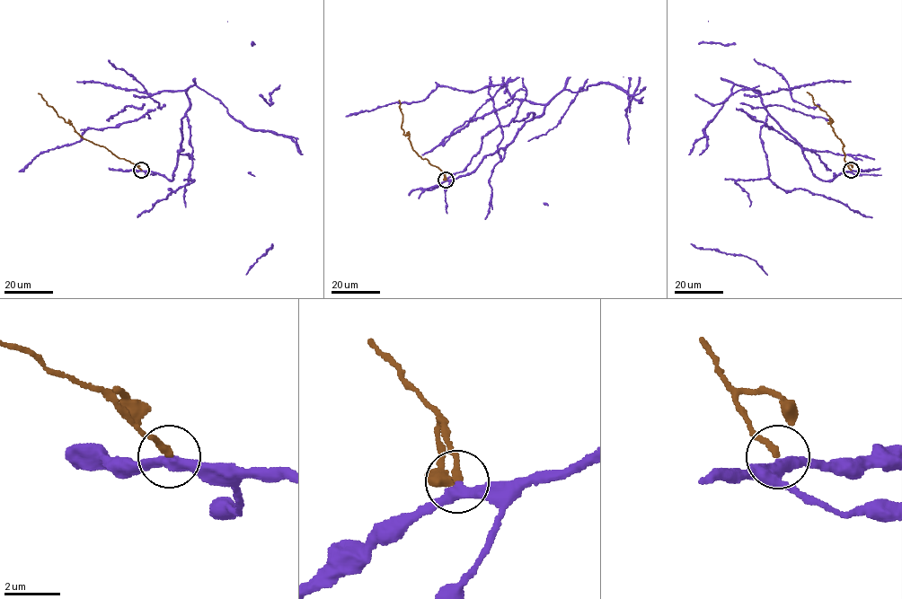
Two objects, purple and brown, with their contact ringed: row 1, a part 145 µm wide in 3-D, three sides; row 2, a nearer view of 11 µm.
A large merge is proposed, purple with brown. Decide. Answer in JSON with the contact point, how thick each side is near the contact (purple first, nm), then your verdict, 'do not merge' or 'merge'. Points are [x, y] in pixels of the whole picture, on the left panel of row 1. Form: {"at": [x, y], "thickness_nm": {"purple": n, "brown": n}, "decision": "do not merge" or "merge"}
{"at": [141, 170], "thickness_nm": {"purple": 360, "brown": 240}, "decision": "do not merge"}

